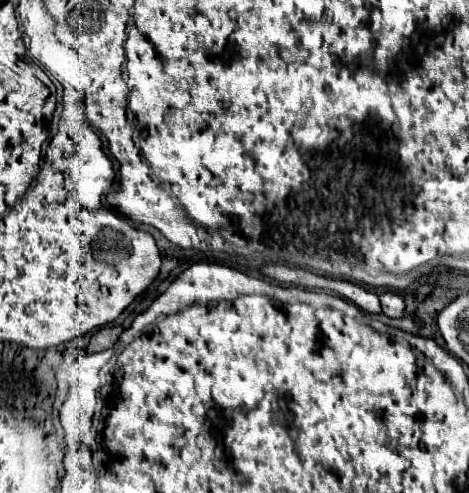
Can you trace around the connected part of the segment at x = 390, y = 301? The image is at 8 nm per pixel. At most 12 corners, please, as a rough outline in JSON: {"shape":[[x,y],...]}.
{"shape":[[396,292],[380,294],[382,312],[402,318],[404,298]]}

